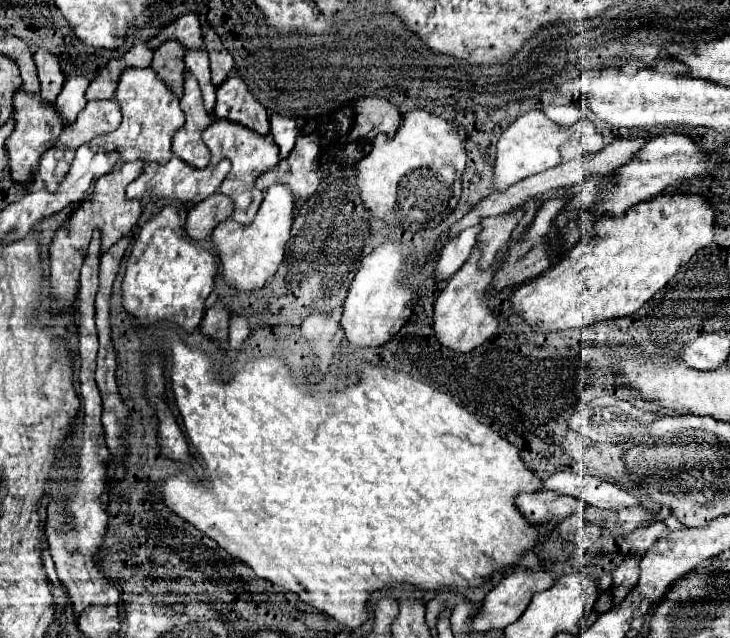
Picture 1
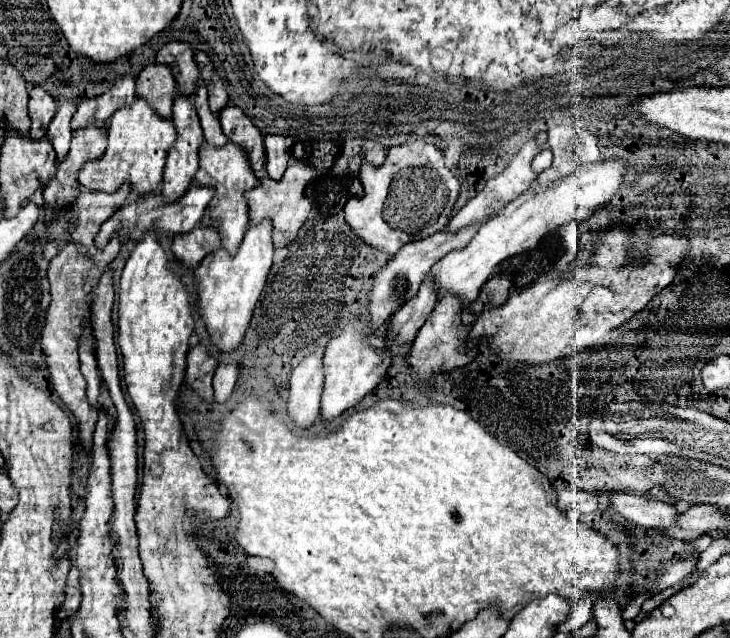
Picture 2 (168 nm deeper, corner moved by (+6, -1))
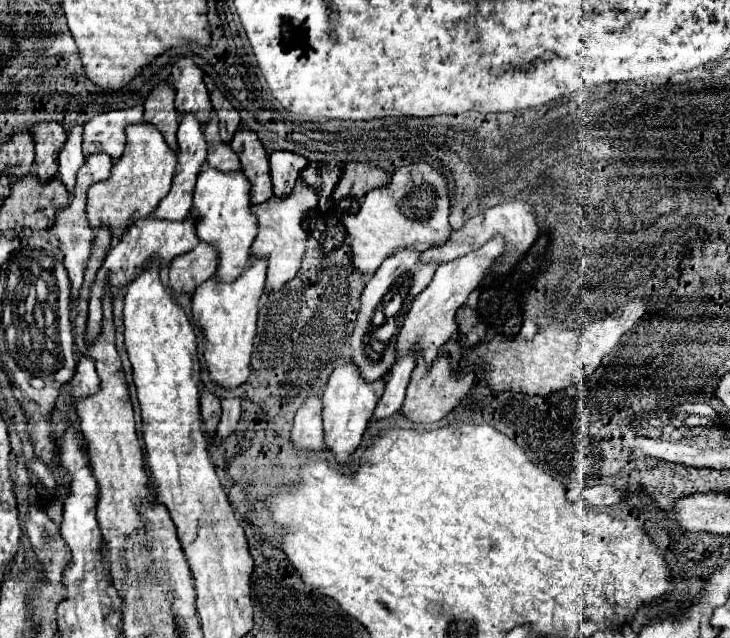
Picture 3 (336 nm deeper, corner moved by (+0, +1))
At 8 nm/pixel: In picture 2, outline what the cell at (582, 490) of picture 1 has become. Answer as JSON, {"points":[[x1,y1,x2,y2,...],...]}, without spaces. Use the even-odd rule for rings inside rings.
{"points":[[609,494,609,506,621,514,625,520,631,520,645,528,665,530,675,524,677,510,671,502,635,496,635,494]]}

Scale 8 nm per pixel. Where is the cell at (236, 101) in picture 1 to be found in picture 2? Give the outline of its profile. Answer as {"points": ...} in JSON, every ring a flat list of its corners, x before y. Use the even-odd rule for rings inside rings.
{"points":[[227,106,225,110,221,110,219,118,221,118,223,134,233,144,245,150,253,174,257,176,257,180,263,180,267,174,265,174,265,148,263,148,261,132,237,106]]}

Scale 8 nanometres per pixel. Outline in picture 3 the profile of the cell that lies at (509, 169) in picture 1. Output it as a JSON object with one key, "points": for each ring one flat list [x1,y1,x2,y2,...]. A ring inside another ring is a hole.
{"points":[[505,200,497,206,491,206,491,208,485,208,483,212,479,212,477,216,469,218,461,230,455,230,449,240,443,244,443,246,437,246,437,248,431,248,431,250,425,250,421,258,425,260,441,260,441,262,449,262,449,260,455,260,459,256,465,256,469,254,471,250,475,248,481,248,491,236,495,234,503,234,507,238,507,252,501,256,501,264,497,264,495,268,495,274,497,276,503,276,511,270,511,266,533,246,533,242,537,240,539,236,539,226,537,226,537,218,535,218,535,210,533,210,533,204,525,202,525,200]]}

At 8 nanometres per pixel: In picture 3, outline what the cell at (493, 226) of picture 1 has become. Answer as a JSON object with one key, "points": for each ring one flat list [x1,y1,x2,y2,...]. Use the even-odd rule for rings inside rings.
{"points":[[495,236,487,244,483,244,481,248,473,250,471,254,441,264,435,270,435,276,433,276,431,284,415,298,411,310,405,316,405,324,403,324,403,328,399,332,399,338,397,338,397,354,403,354,405,350,415,348,417,352,425,354,427,362,433,362,437,358,439,348,457,330,457,320,455,320,457,310,467,302,469,294,475,288,479,288,479,284,485,280,487,272,497,262,497,258,503,256,503,250,507,250,505,238]]}

